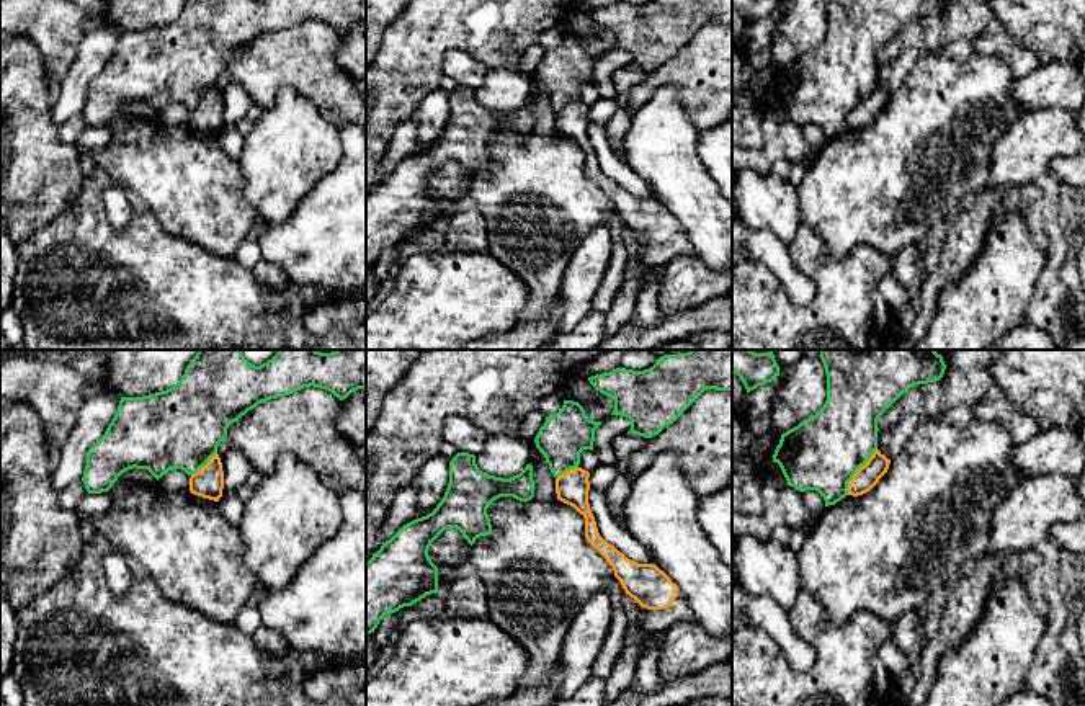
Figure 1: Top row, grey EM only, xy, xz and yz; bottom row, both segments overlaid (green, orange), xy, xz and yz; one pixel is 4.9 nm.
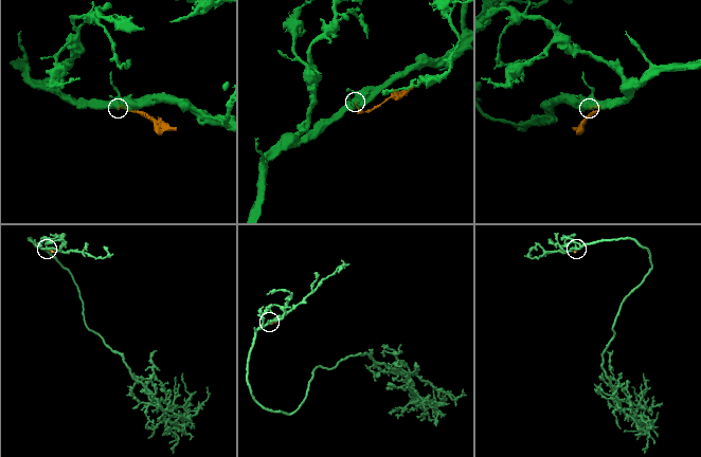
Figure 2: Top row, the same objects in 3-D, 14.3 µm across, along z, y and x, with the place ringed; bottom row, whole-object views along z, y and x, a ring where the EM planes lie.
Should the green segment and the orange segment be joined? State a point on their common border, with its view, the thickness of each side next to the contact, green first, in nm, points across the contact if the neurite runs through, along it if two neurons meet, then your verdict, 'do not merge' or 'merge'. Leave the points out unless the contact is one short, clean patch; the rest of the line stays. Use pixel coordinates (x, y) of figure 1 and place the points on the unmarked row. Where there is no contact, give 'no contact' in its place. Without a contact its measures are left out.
meets green in yz at (857, 103); 380 nm thick on the green side, 110 nm on the other; border along yz (876, 82), (848, 116), (847, 128); do not merge

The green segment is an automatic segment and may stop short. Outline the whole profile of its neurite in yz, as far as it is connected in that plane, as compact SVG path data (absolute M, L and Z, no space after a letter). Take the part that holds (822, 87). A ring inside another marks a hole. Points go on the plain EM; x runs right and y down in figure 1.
M824 0L827 34L812 51L781 69L773 96L778 96L788 119L799 126L817 124L825 141L848 129L848 116L877 83L879 51L910 21L936 16L946 0Z

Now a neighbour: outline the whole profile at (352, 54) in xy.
M366 21L342 34L337 60L348 75L366 80Z

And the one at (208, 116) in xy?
M216 87L206 100L190 111L190 126L219 136L224 123L224 105L219 88Z

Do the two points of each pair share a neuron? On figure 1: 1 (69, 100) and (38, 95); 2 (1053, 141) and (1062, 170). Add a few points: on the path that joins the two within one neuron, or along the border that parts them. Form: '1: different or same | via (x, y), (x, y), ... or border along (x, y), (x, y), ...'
1: different | border along (54, 92), (51, 116), (58, 128)
2: different | border along (1067, 154), (1058, 156), (1049, 169)

